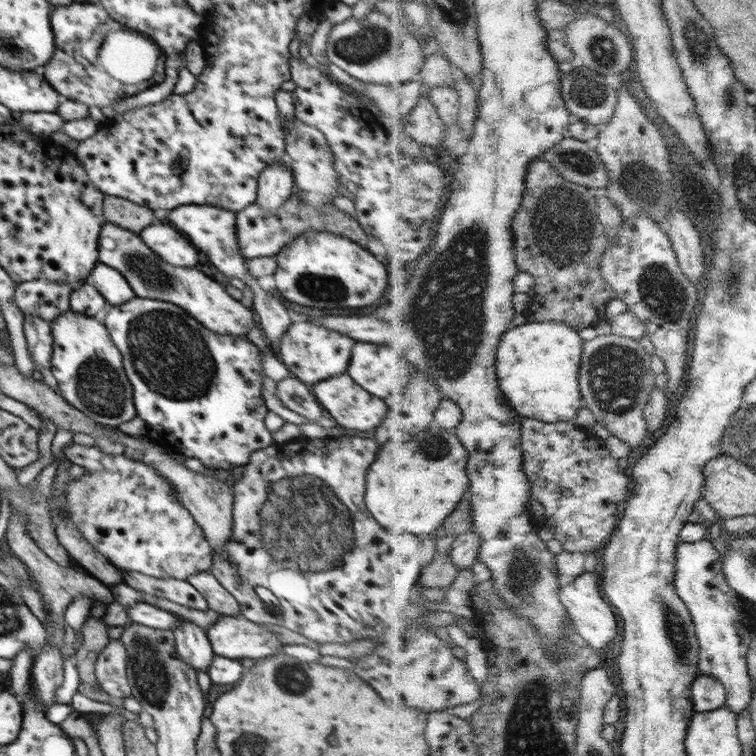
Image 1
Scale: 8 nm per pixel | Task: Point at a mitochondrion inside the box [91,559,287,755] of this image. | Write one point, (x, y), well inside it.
(152, 680)

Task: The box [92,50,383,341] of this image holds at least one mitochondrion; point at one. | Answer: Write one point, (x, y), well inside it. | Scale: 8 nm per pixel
(153, 278)

